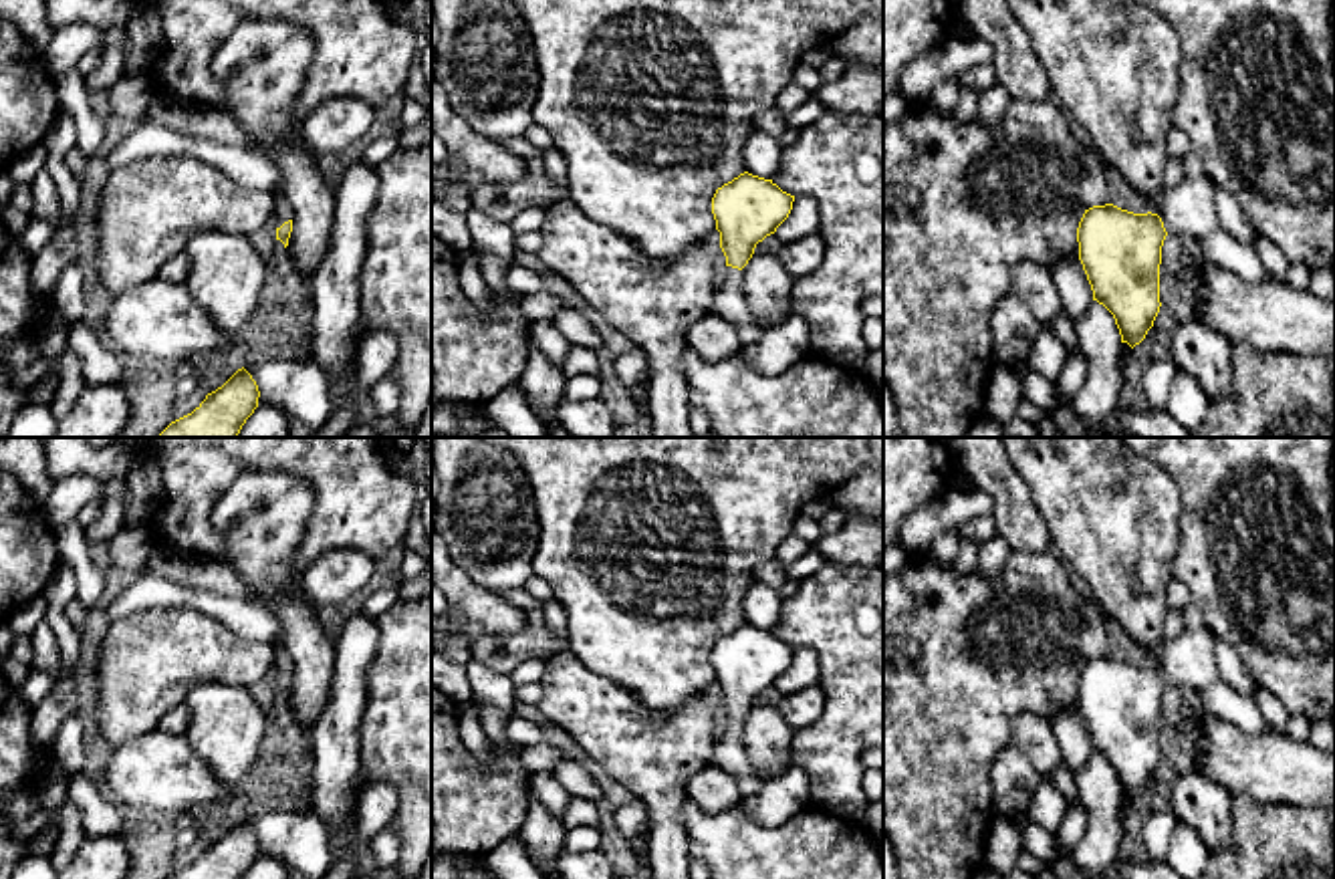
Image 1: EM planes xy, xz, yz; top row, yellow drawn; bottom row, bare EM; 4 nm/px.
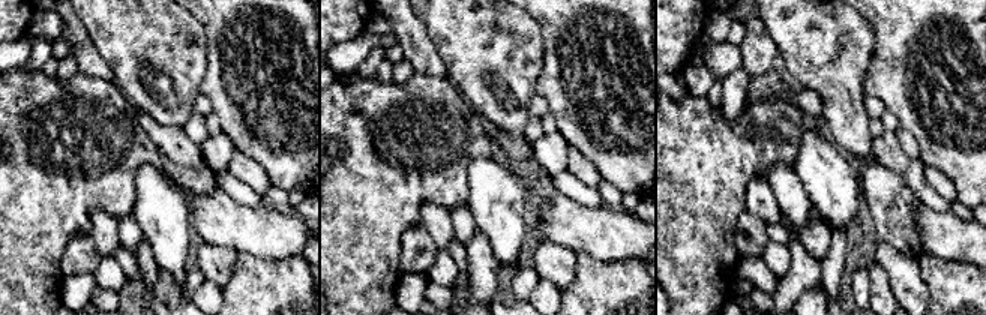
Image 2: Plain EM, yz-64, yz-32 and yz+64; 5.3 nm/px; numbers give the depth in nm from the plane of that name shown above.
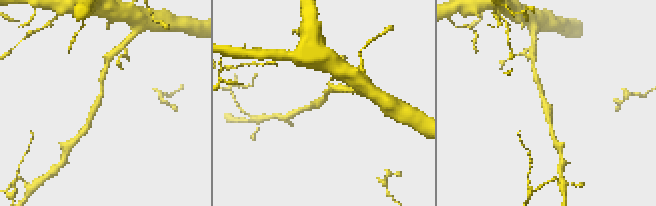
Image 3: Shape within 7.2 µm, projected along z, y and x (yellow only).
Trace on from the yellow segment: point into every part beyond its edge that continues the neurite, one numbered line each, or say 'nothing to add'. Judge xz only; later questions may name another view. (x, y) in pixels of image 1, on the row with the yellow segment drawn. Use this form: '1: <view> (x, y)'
1: xz (729, 303)

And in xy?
1: xy (283, 210)

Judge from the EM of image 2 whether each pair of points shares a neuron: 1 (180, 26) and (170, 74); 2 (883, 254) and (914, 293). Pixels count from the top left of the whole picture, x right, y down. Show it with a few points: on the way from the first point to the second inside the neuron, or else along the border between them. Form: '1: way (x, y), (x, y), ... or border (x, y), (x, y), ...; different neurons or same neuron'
1: way (170, 38), (170, 62); same neuron
2: way (892, 263), (904, 275), (907, 284); same neuron

